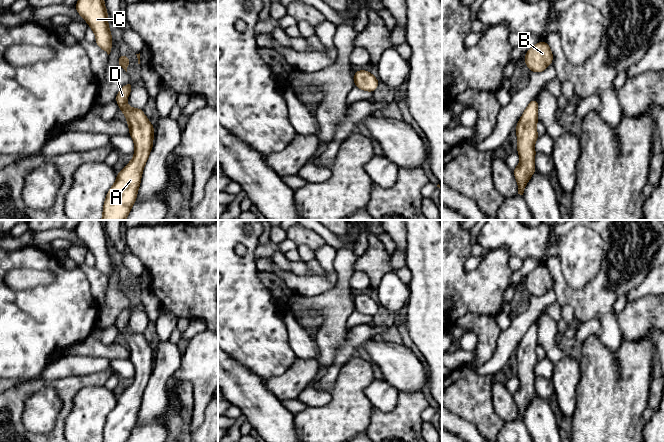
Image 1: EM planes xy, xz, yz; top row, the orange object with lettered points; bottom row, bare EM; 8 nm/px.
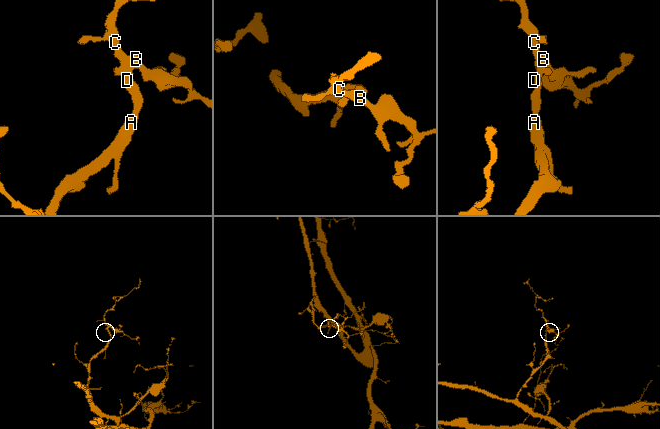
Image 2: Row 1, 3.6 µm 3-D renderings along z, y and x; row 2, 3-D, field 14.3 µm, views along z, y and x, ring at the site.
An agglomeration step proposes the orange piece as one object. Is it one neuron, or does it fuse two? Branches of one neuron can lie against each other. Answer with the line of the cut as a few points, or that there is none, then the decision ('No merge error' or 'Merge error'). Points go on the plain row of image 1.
No split. No merge error

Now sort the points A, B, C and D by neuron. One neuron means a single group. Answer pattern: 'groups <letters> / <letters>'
groups A B C D

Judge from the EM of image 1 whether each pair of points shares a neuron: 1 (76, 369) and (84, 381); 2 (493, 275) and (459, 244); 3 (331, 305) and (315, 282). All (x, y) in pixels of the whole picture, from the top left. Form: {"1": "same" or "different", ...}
{"1": "different", "2": "same", "3": "different"}

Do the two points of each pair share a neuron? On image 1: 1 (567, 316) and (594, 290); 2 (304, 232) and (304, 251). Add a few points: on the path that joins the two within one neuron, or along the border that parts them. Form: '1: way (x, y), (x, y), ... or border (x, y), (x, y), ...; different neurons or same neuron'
1: border (561, 305), (569, 305), (573, 310), (575, 318); different neurons
2: border (297, 246), (306, 245), (314, 253); different neurons

